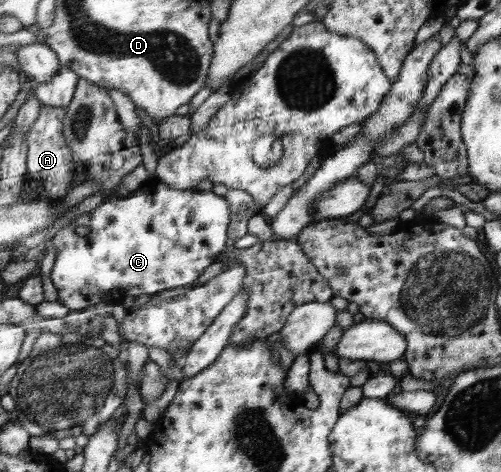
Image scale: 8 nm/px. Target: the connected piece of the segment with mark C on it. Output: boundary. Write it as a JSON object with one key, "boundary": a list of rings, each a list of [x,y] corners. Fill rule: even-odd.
{"boundary":[[[153,180],[129,196],[108,197],[95,209],[78,215],[68,226],[62,227],[50,242],[56,250],[50,276],[58,292],[57,301],[69,312],[77,312],[99,303],[121,304],[128,295],[154,296],[164,289],[193,284],[226,249],[230,221],[231,210],[227,198],[212,191],[179,190]],[[78,225],[86,225],[90,229],[89,234],[83,237],[76,234],[74,229]]]}

